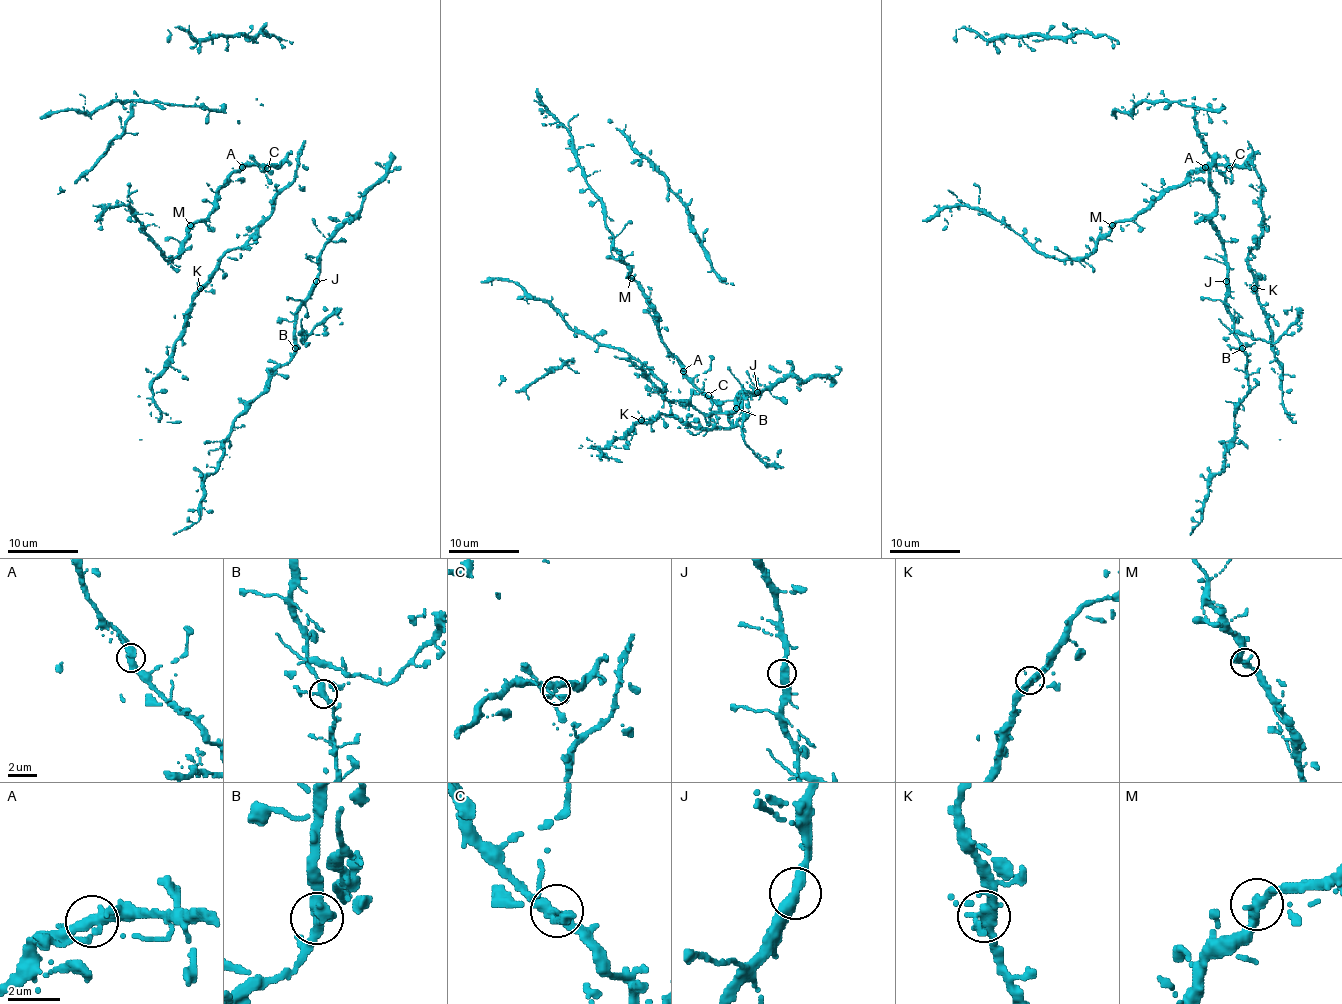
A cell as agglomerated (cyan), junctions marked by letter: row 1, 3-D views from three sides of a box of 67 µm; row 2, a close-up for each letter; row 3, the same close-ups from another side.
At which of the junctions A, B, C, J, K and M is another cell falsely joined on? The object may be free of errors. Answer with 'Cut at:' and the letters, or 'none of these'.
Cut at: none of these

